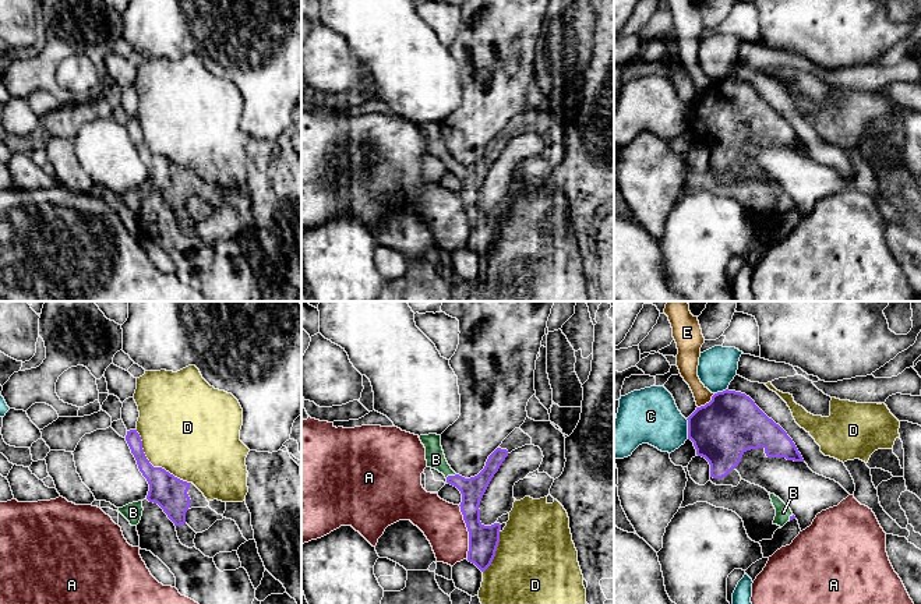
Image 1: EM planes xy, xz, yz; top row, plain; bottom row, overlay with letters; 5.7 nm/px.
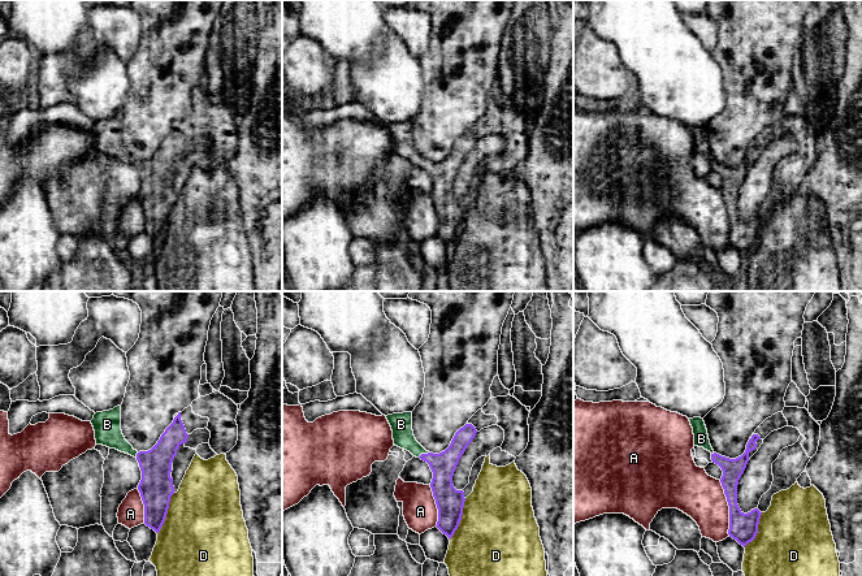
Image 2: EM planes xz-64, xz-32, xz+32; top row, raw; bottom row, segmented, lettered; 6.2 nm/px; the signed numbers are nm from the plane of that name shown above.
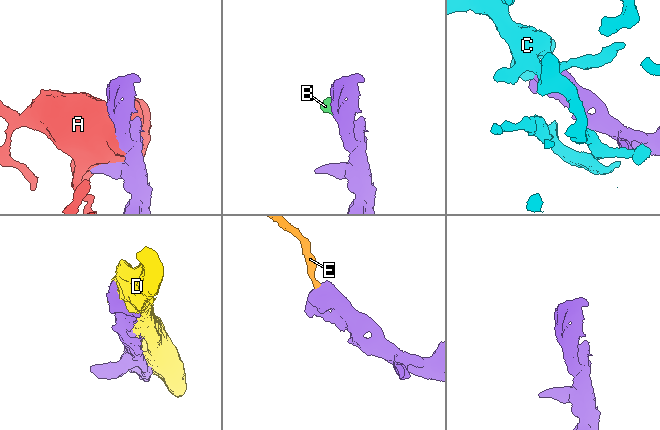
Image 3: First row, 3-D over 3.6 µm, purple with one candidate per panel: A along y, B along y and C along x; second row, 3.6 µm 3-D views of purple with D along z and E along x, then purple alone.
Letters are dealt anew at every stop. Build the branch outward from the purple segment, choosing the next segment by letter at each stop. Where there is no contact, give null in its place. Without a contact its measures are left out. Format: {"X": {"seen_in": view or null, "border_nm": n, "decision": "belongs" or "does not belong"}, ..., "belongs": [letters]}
{"A": {"seen_in": "xz", "border_nm": 320, "decision": "does not belong"}, "B": {"seen_in": "xz", "border_nm": 70, "decision": "belongs"}, "C": {"seen_in": "yz", "border_nm": 120, "decision": "does not belong"}, "D": {"seen_in": "xy", "border_nm": 440, "decision": "does not belong"}, "E": {"seen_in": "yz", "border_nm": 130, "decision": "does not belong"}, "belongs": ["B"]}

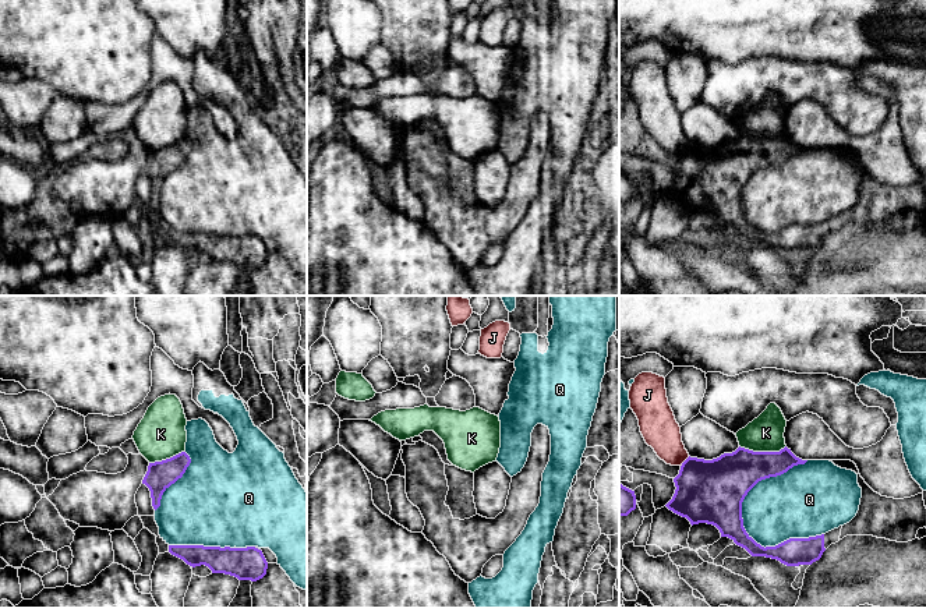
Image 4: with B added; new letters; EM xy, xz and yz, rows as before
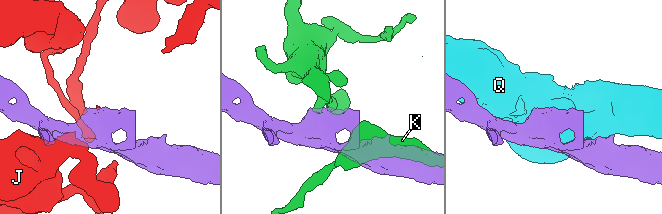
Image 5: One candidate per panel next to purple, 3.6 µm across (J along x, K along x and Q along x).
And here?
{"J": {"seen_in": "yz", "border_nm": 80, "decision": "does not belong"}, "K": {"seen_in": "yz", "border_nm": 280, "decision": "does not belong"}, "Q": {"seen_in": "yz", "border_nm": 550, "decision": "does not belong"}, "belongs": []}

